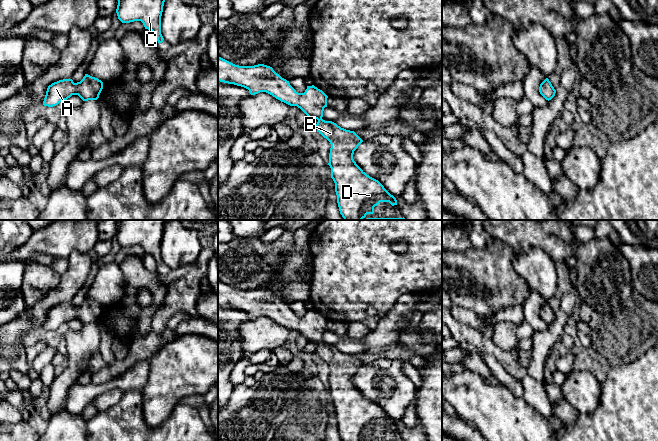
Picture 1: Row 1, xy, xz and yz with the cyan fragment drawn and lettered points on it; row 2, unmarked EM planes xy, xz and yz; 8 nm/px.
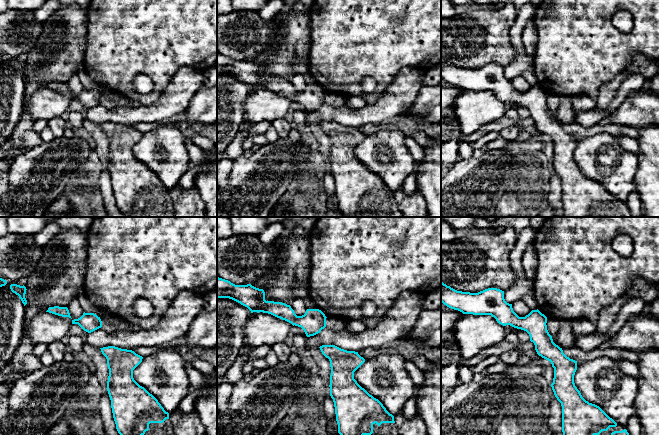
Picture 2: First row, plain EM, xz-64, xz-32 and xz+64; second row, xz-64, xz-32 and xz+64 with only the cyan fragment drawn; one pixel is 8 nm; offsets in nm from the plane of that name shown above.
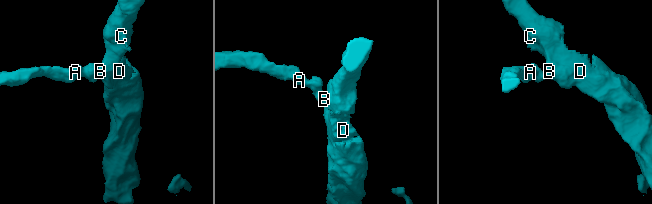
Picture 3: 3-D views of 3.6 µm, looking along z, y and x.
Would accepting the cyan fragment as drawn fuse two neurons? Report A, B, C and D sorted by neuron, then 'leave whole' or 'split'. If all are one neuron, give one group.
A B C D | leave whole

